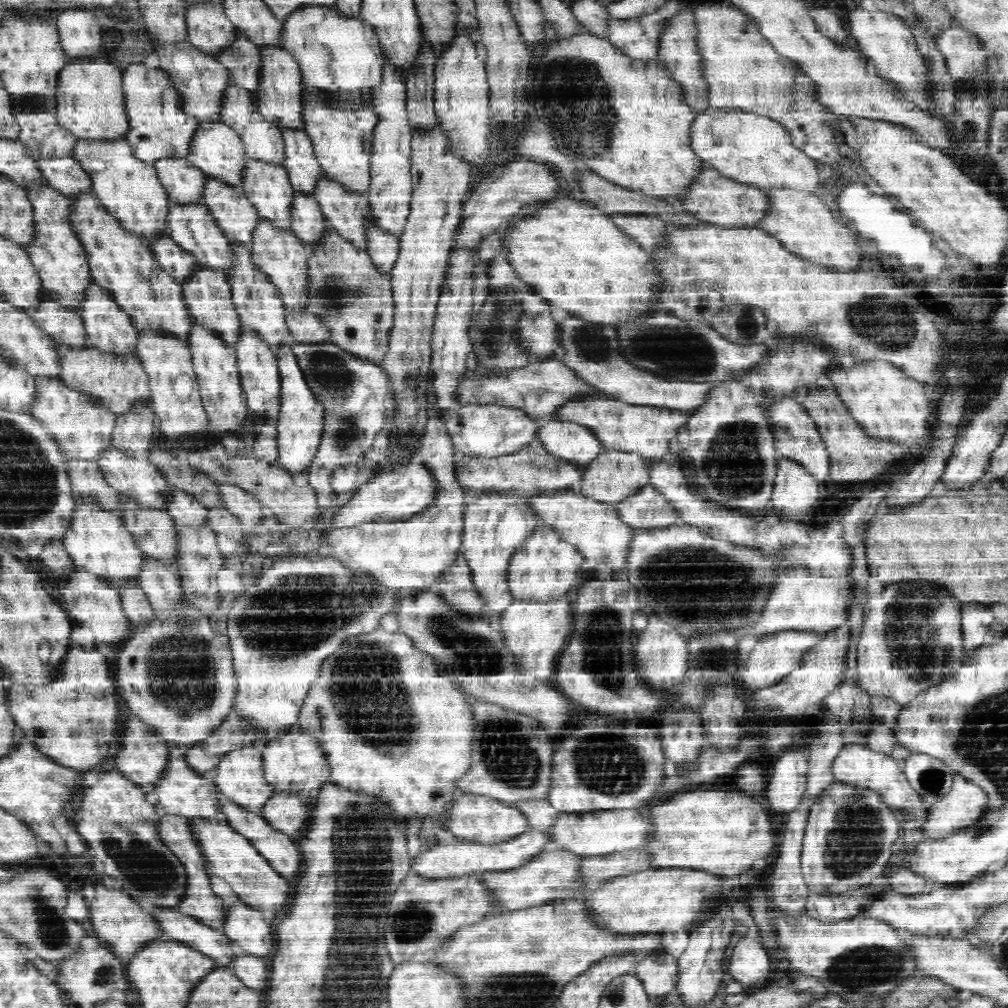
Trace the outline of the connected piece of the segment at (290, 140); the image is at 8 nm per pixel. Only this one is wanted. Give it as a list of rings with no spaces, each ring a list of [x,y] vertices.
[[[284,129],[286,162],[284,168],[297,194],[312,195],[316,184],[325,180],[325,172],[316,158],[312,137],[306,131]]]

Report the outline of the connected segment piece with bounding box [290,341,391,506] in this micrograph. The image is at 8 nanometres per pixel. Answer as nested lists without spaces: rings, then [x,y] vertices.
[[[292,341],[290,347],[297,355],[299,366],[305,374],[306,381],[309,382],[310,387],[324,405],[322,438],[318,452],[310,464],[308,482],[310,486],[316,489],[318,499],[322,499],[322,506],[330,506],[336,500],[336,489],[332,487],[332,478],[334,478],[336,470],[342,466],[361,466],[363,461],[367,460],[366,454],[374,446],[374,438],[386,426],[391,396],[389,380],[380,364],[358,359],[334,342],[306,344]]]

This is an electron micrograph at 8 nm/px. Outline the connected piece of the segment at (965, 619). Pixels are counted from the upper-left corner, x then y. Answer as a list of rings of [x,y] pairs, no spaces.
[[[962,606],[960,610],[961,652],[970,654],[986,642],[986,634],[994,624],[990,610],[978,610],[978,606]]]

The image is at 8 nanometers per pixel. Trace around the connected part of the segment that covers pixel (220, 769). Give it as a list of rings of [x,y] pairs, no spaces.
[[[263,748],[234,750],[224,756],[213,773],[217,776],[221,795],[227,802],[256,814],[262,814],[266,804],[277,794],[277,788],[267,780],[265,774]]]

